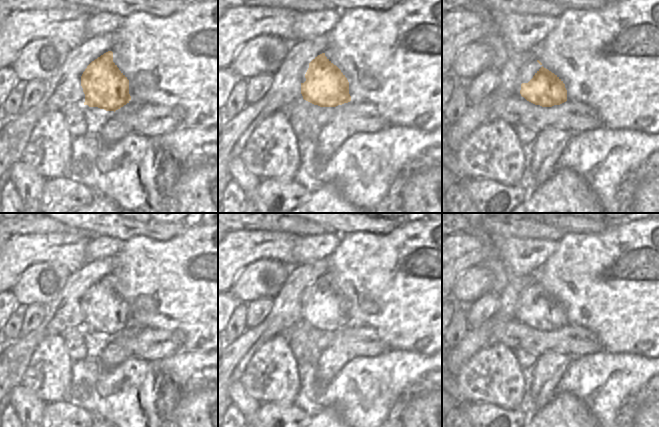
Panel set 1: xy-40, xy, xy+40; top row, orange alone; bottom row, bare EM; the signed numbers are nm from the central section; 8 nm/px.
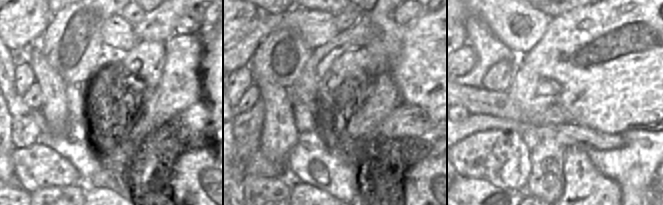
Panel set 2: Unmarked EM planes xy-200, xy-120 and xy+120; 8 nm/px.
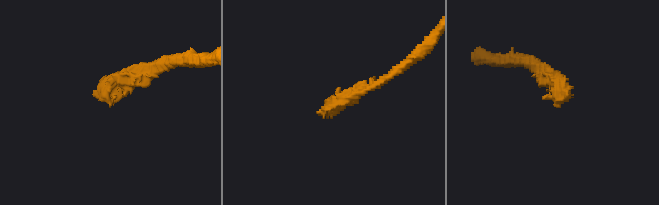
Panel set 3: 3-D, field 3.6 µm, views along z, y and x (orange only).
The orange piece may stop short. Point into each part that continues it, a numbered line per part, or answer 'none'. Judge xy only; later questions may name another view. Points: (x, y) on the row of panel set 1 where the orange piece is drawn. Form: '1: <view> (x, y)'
1: xy (303, 79)

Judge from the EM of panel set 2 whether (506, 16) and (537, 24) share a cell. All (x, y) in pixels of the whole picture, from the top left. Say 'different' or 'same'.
same

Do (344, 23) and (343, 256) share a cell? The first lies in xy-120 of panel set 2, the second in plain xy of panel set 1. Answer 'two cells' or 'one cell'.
two cells

